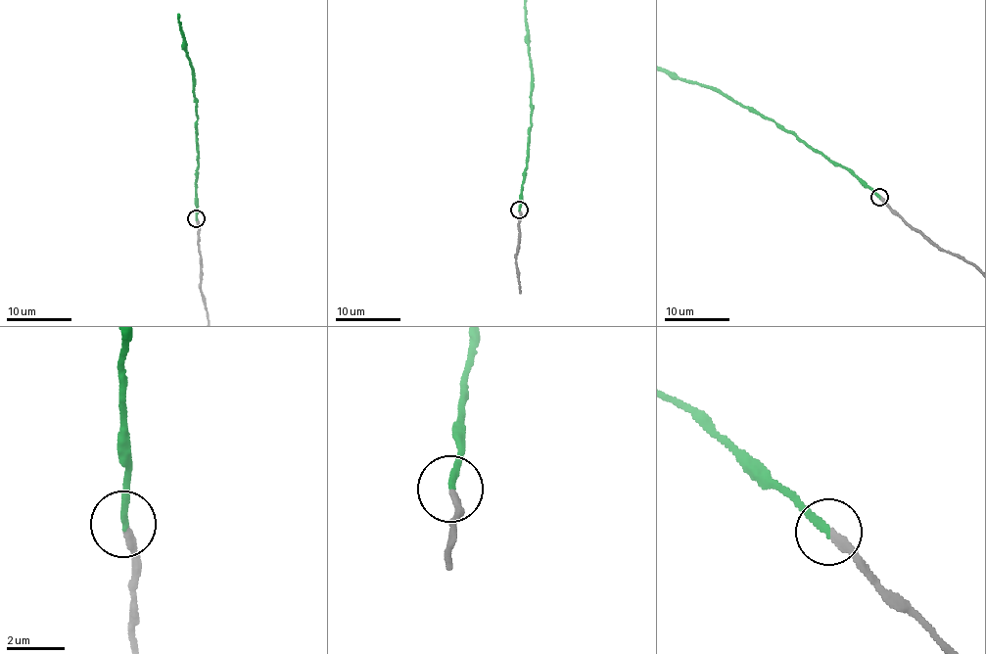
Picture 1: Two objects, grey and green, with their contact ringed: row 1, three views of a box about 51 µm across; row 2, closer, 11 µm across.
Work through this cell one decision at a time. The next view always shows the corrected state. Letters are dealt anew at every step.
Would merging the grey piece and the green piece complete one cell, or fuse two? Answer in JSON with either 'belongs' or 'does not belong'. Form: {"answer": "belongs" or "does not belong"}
{"answer": "belongs"}

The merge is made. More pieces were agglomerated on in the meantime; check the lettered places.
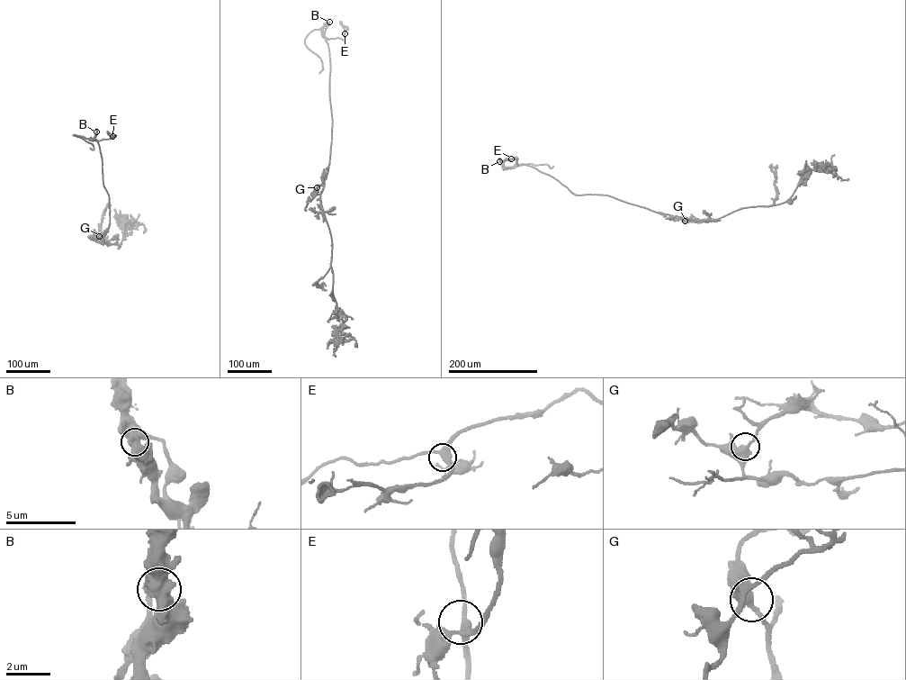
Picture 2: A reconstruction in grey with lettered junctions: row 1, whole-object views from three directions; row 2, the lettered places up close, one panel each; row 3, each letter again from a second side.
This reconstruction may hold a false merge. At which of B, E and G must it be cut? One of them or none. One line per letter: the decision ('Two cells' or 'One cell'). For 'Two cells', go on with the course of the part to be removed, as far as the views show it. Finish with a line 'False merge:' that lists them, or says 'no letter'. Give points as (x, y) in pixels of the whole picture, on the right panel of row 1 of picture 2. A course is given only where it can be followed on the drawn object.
B: Two cells. Course of the part to remove: (499, 161), (507, 168), (528, 164), (547, 164), (551, 168), (553, 166)
E: One cell
G: One cell
False merge: B

